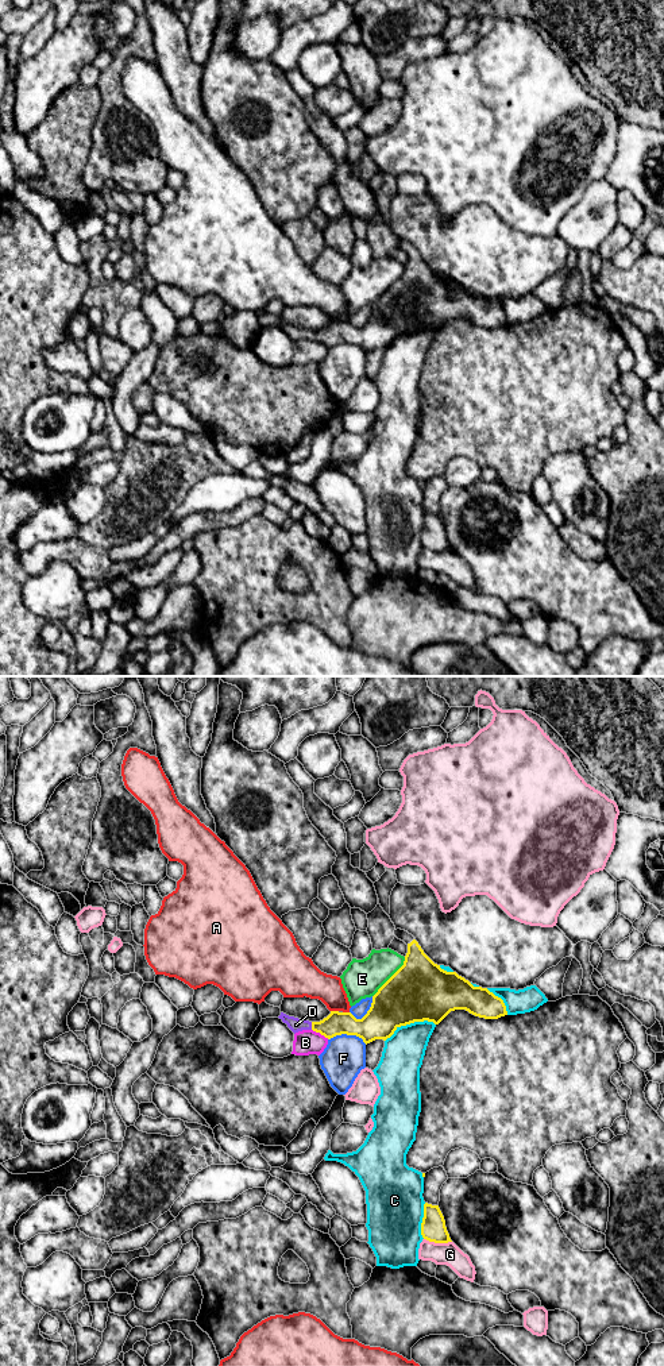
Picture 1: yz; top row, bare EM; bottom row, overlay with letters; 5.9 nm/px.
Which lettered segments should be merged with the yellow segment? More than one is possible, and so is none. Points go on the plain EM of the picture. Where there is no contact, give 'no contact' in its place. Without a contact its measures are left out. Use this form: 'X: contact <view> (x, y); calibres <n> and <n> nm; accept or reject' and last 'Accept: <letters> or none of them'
A: contact yz (335, 320); calibres 170 and 190 nm; reject
B: contact yz (320, 342); calibres 140 and 150 nm; reject
C: contact yz (409, 332); calibres 360 and 240 nm; reject
D: contact yz (312, 335); calibres 140 and 90 nm; accept
E: contact yz (390, 286); calibres 360 and 220 nm; reject
F: contact yz (347, 343); calibres 200 and 260 nm; reject
G: contact yz (437, 551); calibres 150 and 140 nm; reject
Accept: D

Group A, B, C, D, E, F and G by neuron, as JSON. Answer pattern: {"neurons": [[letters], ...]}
{"neurons": [["A"], ["B"], ["C"], ["D"], ["E"], ["F"], ["G"]]}

